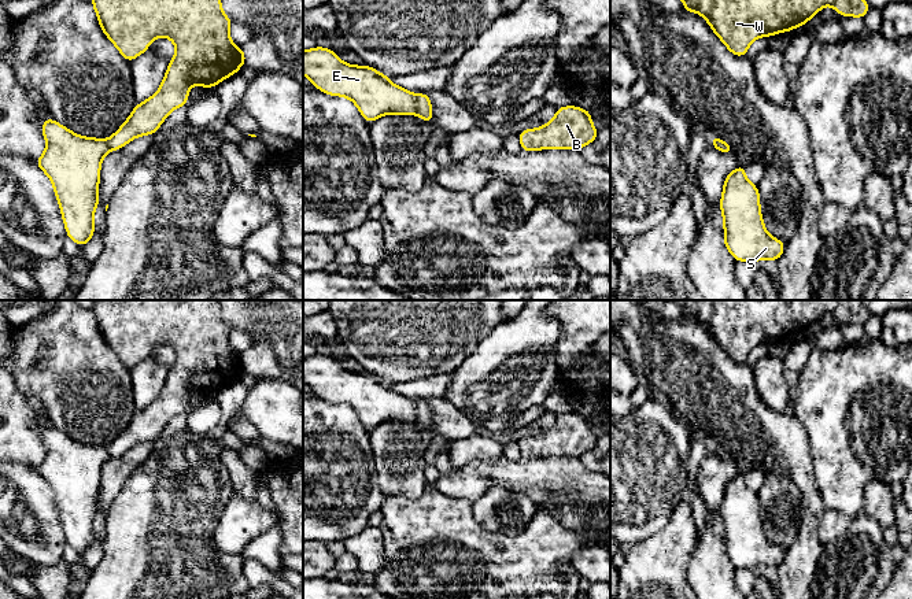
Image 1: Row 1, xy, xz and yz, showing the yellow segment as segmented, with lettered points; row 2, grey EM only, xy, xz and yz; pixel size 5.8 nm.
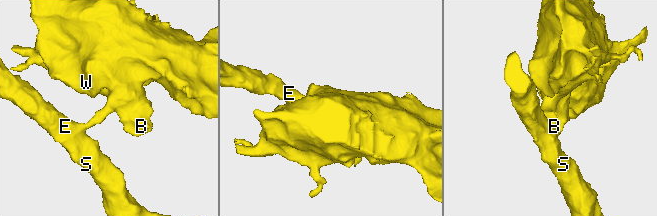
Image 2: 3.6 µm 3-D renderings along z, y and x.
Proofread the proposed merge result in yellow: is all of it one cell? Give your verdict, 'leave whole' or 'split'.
split

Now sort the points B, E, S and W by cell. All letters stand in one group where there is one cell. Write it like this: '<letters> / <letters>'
B W / E S

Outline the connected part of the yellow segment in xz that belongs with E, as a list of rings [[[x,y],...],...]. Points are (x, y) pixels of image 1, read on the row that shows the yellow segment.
[[[328,48],[303,51],[303,74],[326,95],[352,100],[368,123],[383,115],[418,111],[416,93],[392,84],[370,66],[344,63]]]

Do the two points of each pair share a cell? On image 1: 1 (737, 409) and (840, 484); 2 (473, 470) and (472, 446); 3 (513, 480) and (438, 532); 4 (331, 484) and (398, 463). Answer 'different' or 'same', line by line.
1: different
2: different
3: different
4: different

